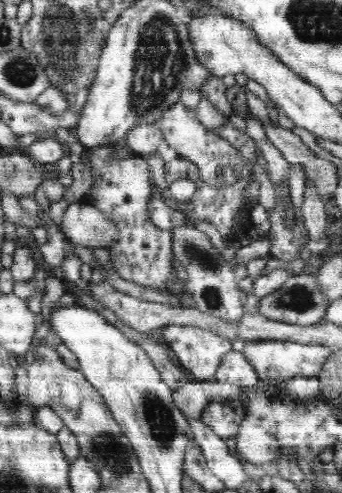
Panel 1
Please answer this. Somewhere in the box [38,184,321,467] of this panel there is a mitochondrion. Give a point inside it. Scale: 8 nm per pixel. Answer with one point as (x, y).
(159, 421)

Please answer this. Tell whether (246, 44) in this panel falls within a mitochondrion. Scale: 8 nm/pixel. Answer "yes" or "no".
no

